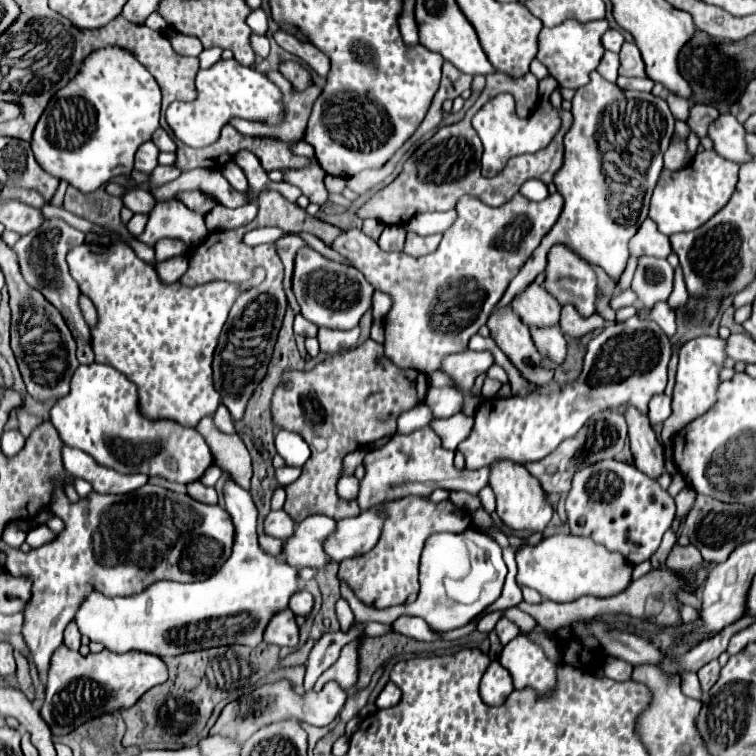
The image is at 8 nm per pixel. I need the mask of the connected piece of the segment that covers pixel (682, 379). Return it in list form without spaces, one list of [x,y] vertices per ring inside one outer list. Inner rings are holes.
[[[700,336],[700,338],[688,340],[686,344],[682,344],[678,374],[676,374],[676,388],[672,396],[672,416],[664,422],[662,442],[670,442],[672,436],[680,432],[688,422],[706,414],[710,406],[714,406],[718,386],[720,386],[720,372],[724,368],[726,358],[728,358],[726,340],[718,336]]]

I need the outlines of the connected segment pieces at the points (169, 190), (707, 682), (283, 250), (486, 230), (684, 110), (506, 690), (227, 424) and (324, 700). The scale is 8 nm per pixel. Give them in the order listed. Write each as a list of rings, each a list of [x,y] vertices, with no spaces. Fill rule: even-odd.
[[[196,168],[183,172],[180,178],[172,180],[172,182],[166,182],[162,186],[154,186],[152,196],[157,201],[166,201],[174,199],[175,195],[180,192],[192,190],[212,194],[226,208],[238,208],[248,202],[248,194],[232,190],[232,186],[222,176],[221,171],[219,169],[213,170],[213,168]]]
[[[712,660],[712,662],[704,664],[704,666],[698,670],[698,678],[700,678],[700,684],[702,684],[702,692],[708,692],[708,690],[718,682],[718,676],[720,676],[718,660]]]
[[[291,234],[286,235],[278,239],[276,242],[276,251],[280,254],[282,262],[284,262],[284,272],[288,276],[292,276],[292,270],[294,270],[294,258],[296,258],[296,252],[304,246],[308,246],[300,236]]]
[[[558,192],[550,194],[542,202],[532,202],[522,194],[516,194],[516,198],[512,198],[508,204],[498,208],[490,208],[488,204],[480,202],[480,198],[476,196],[464,196],[460,198],[460,202],[456,202],[454,224],[444,232],[440,246],[428,256],[414,258],[402,252],[384,252],[378,246],[378,242],[366,236],[360,228],[348,228],[340,232],[332,248],[342,256],[350,258],[354,266],[366,278],[370,278],[370,284],[374,284],[376,290],[380,288],[382,292],[390,294],[394,300],[394,306],[384,322],[384,330],[386,330],[384,354],[400,368],[414,368],[430,374],[440,370],[442,358],[446,358],[448,354],[458,354],[468,348],[470,336],[474,336],[480,330],[480,326],[486,324],[488,316],[496,308],[504,290],[508,288],[510,280],[520,272],[524,262],[540,246],[540,240],[556,224],[562,206],[564,202]],[[512,256],[516,256],[516,266],[510,264]]]
[[[669,94],[666,98],[666,101],[673,116],[678,120],[686,122],[689,117],[691,101],[680,96],[676,96],[676,94]]]
[[[492,660],[488,666],[482,682],[480,682],[480,696],[488,706],[500,706],[506,702],[508,694],[512,692],[512,678],[506,668],[498,664],[498,660]]]
[[[224,404],[218,406],[218,410],[216,410],[216,414],[214,414],[214,422],[216,422],[216,426],[218,426],[222,432],[228,432],[228,434],[234,434],[234,432],[236,432],[234,422],[232,422],[232,416],[230,416],[230,412],[228,412],[228,408],[226,408]]]
[[[280,680],[276,684],[256,688],[252,694],[236,700],[236,702],[230,702],[222,710],[222,714],[216,720],[210,734],[222,734],[222,736],[230,736],[236,740],[248,740],[262,726],[280,722],[280,720],[288,720],[288,718],[296,718],[296,720],[308,722],[312,726],[328,726],[330,722],[336,720],[336,716],[344,708],[346,698],[348,698],[346,692],[336,682],[328,682],[328,686],[324,686],[322,692],[308,692],[304,696],[296,696],[292,686],[286,680]]]

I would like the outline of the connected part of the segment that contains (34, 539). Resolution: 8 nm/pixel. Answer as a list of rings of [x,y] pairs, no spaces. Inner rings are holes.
[[[44,524],[30,530],[26,536],[26,542],[28,542],[32,548],[38,548],[38,546],[42,546],[42,544],[52,541],[55,537],[56,534]]]

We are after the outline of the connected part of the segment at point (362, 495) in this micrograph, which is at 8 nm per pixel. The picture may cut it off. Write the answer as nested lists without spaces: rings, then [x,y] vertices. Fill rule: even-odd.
[[[420,428],[410,434],[394,434],[382,448],[370,450],[364,458],[366,476],[360,482],[358,506],[360,510],[368,510],[384,500],[398,500],[404,496],[430,496],[436,488],[444,490],[466,490],[470,494],[478,494],[484,486],[488,486],[490,468],[480,470],[458,470],[454,466],[454,454],[442,448],[438,434],[432,428]]]

